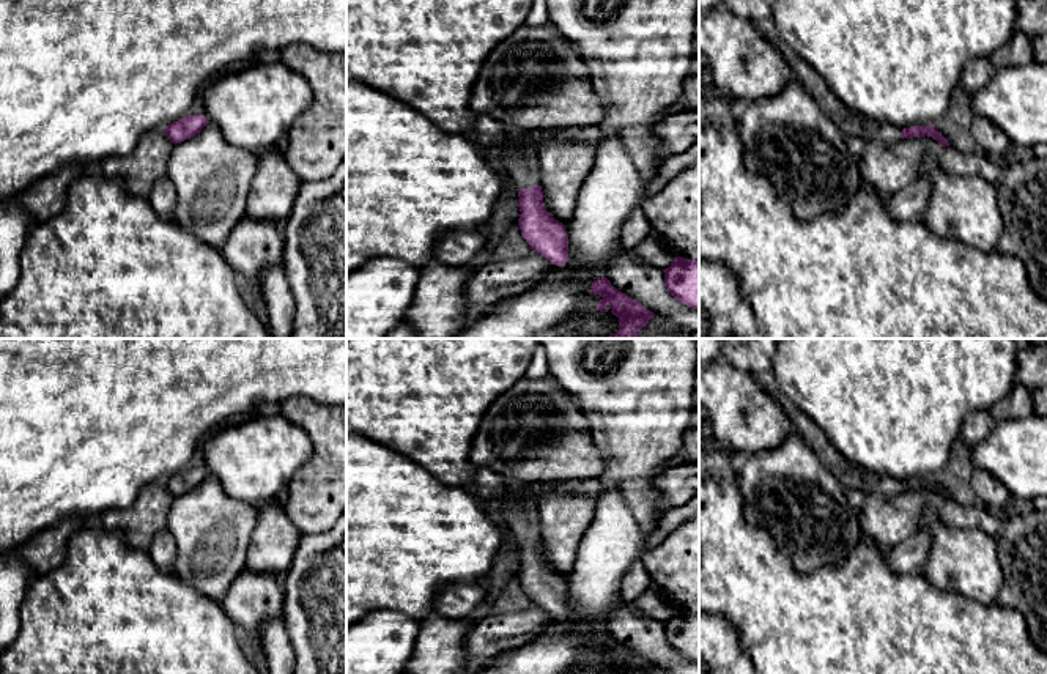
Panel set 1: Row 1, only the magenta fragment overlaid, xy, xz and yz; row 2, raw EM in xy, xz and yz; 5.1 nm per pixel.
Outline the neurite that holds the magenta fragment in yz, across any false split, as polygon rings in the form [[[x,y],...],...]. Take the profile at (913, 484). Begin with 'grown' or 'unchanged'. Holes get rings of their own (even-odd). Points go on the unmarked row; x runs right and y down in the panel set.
grown; [[[760,375],[757,380],[787,414],[795,433],[803,438],[806,446],[817,454],[822,465],[827,466],[847,490],[861,490],[866,494],[883,493],[893,496],[901,491],[927,488],[937,493],[940,499],[949,499],[948,493],[934,479],[910,479],[902,482],[899,479],[863,471],[861,468],[850,465],[830,444],[822,430],[779,392],[771,375]]]

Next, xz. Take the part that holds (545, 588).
grown; [[[505,485],[501,501],[512,539],[520,550],[518,578],[531,602],[556,619],[568,614],[568,589],[562,575],[551,570],[543,556],[538,502],[526,498],[524,487]]]

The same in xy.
unchanged; [[[187,468],[168,477],[164,485],[176,498],[198,487],[206,476],[208,472],[205,468]]]

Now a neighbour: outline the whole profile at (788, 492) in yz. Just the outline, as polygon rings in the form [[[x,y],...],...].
[[[798,433],[778,449],[756,452],[738,460],[738,483],[745,520],[771,537],[778,550],[800,573],[842,565],[863,537],[888,548],[918,534],[919,518],[940,496],[932,490],[901,491],[888,496],[869,493],[861,513],[849,507],[847,488],[822,465]]]

